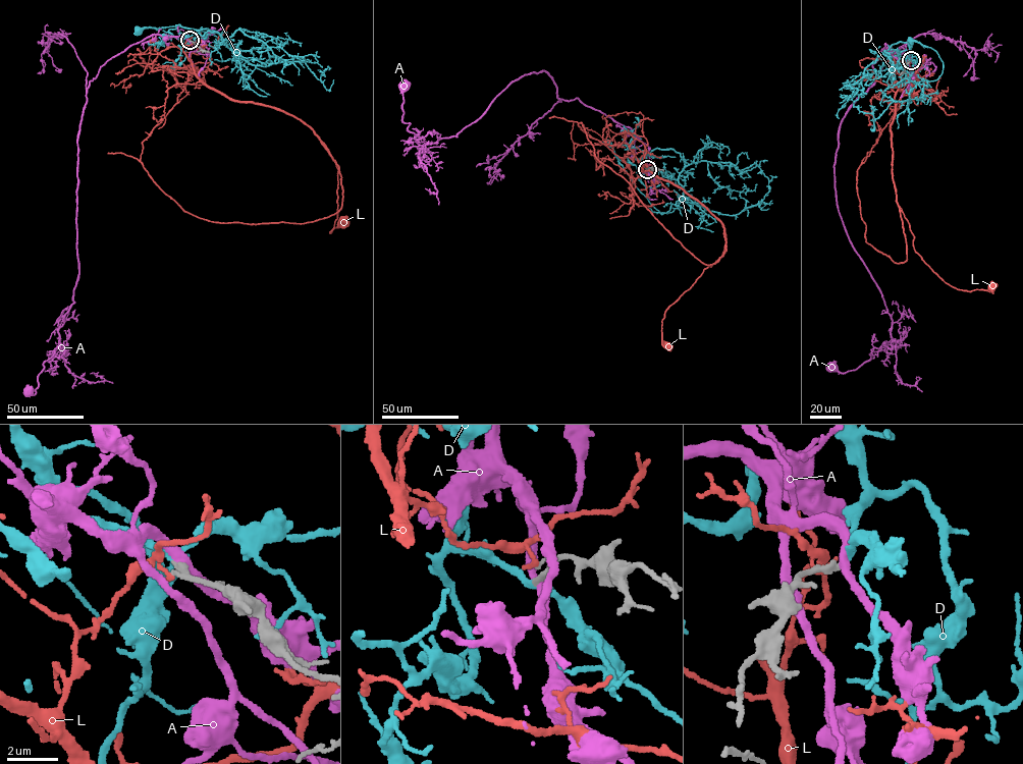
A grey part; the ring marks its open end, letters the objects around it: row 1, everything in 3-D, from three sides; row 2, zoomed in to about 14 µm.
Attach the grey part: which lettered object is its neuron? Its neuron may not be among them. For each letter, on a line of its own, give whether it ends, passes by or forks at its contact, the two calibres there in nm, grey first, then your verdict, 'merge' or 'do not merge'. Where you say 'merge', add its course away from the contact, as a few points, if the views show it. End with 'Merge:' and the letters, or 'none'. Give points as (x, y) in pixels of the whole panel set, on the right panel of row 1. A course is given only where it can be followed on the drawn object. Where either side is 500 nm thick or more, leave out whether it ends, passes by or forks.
A: it passes by; calibres 280 and 360 nm; do not merge
D: it passes by; calibres 260 and 220 nm; merge; course (911, 60), (906, 43), (893, 44), (882, 54), (917, 83), (935, 79), (943, 71), (933, 49), (910, 41)
L: it ends; calibres 320 and 170 nm; do not merge
Merge: D

